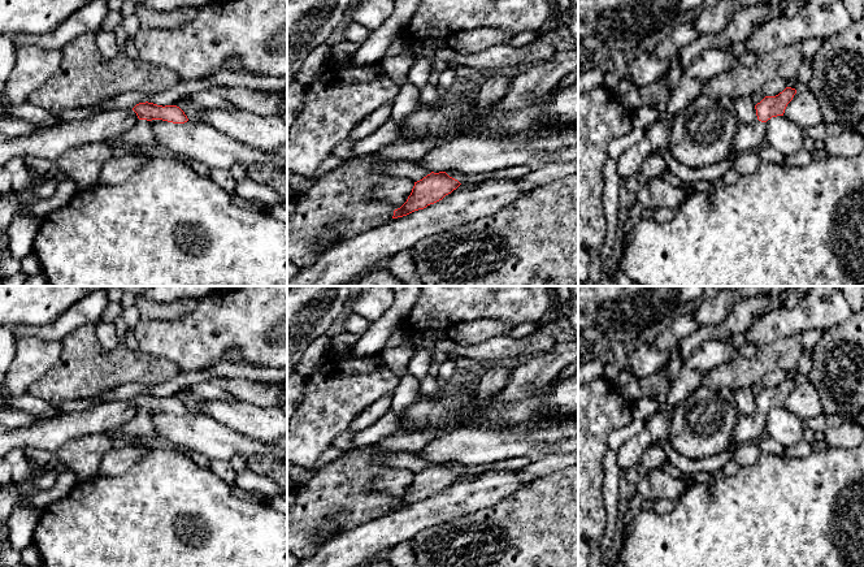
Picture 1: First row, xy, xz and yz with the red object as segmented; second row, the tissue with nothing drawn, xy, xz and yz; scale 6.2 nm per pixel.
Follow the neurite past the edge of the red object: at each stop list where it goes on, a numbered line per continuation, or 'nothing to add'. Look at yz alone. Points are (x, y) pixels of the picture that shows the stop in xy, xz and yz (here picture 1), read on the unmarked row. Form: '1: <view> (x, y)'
1: yz (751, 428)

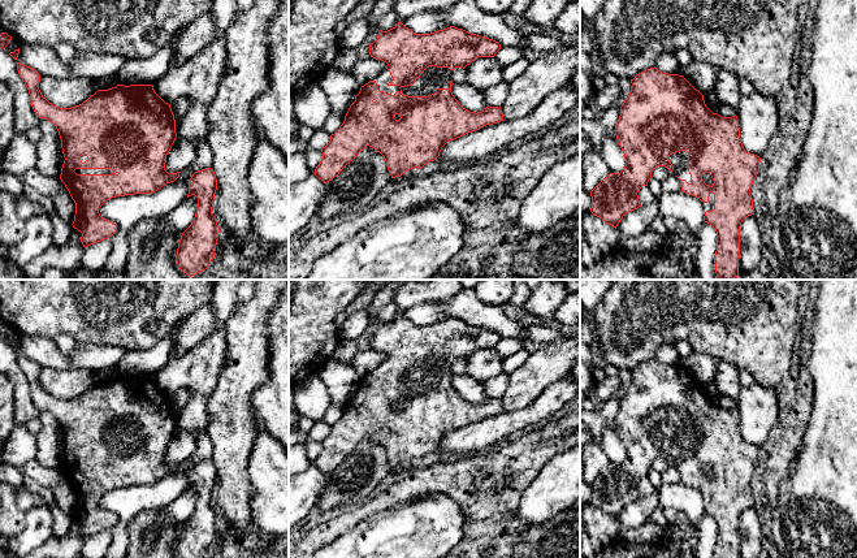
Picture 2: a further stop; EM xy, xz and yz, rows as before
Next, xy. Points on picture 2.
1: xy (77, 462)

